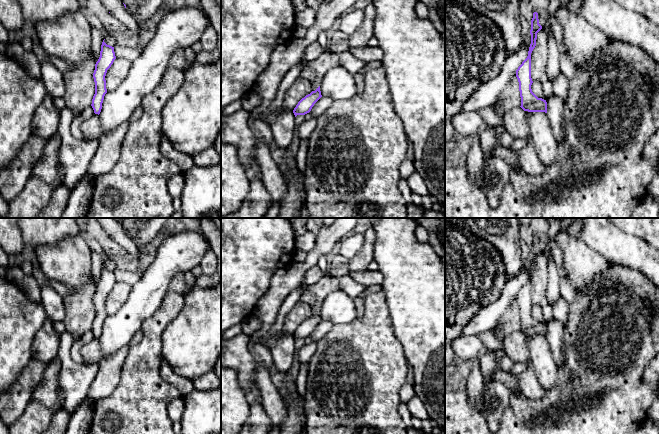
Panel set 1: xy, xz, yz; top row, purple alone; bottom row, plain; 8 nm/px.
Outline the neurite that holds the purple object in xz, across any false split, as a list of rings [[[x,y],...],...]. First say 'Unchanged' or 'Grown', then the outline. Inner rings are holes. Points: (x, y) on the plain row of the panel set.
Unchanged. [[[320,310],[310,318],[302,322],[293,334],[295,341],[297,339],[305,339],[309,337],[314,328],[322,321]]]

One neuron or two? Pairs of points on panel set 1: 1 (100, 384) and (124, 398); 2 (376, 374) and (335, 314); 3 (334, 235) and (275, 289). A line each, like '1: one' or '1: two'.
1: two
2: two
3: one

